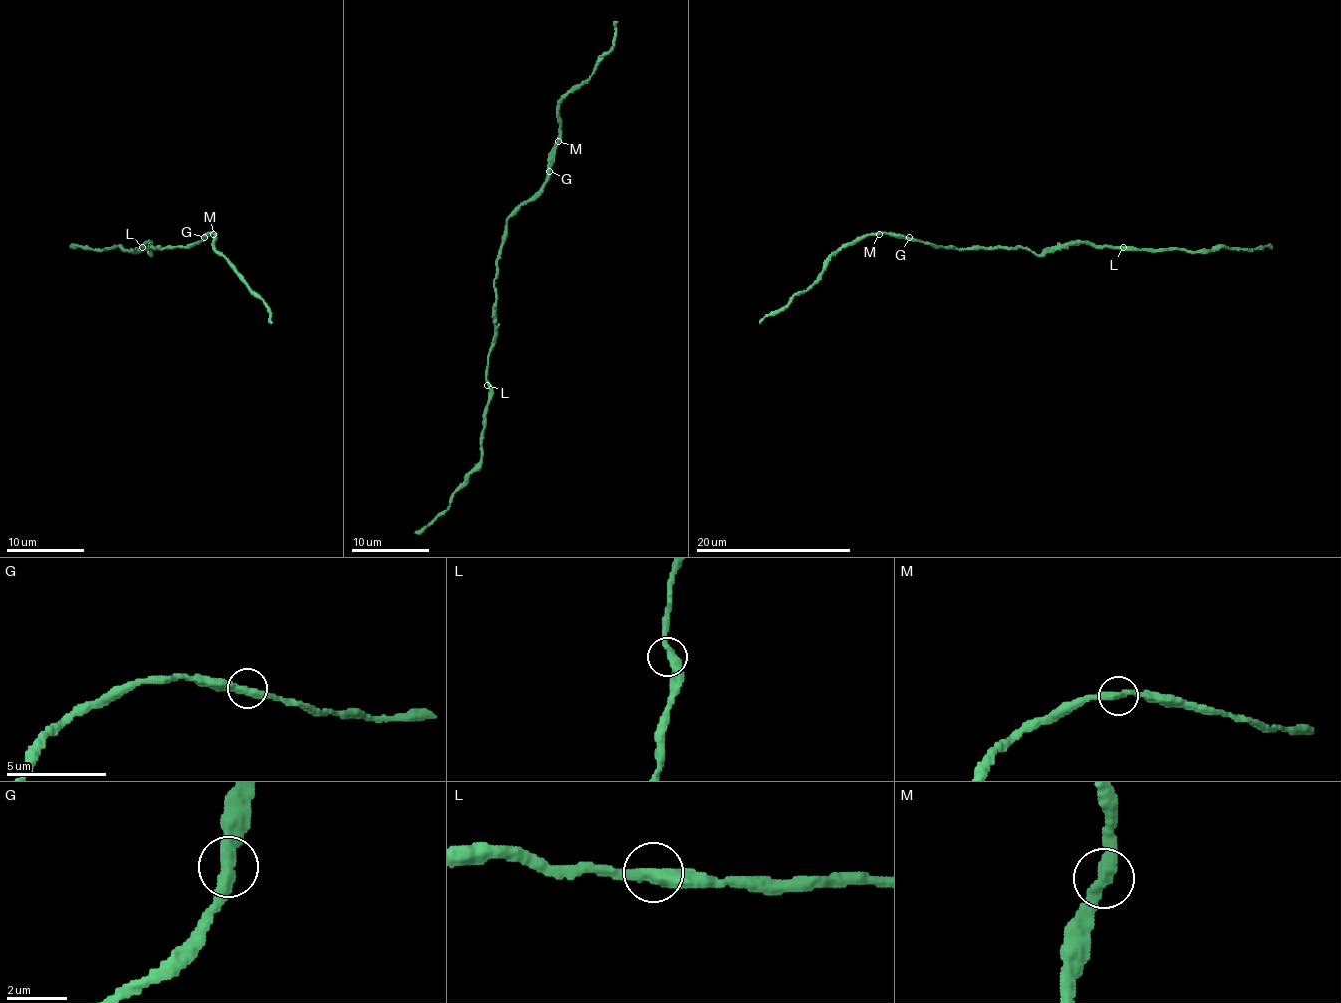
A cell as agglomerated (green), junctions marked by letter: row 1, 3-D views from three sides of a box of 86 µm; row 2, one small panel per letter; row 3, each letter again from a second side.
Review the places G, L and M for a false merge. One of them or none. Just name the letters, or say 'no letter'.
no letter

